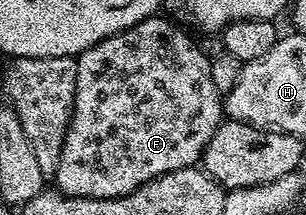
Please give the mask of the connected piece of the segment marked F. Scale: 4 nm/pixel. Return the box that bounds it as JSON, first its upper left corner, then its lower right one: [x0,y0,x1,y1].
[53,17,225,199]

